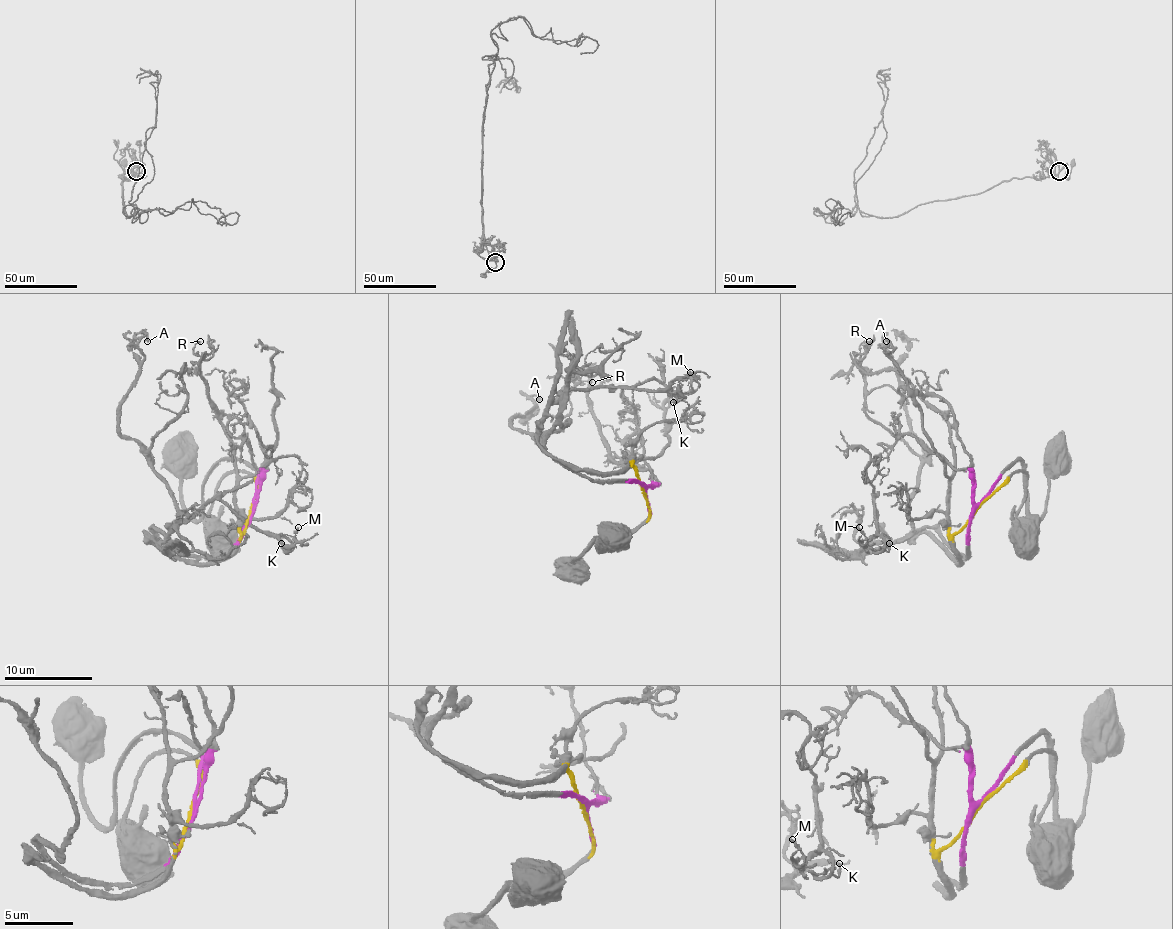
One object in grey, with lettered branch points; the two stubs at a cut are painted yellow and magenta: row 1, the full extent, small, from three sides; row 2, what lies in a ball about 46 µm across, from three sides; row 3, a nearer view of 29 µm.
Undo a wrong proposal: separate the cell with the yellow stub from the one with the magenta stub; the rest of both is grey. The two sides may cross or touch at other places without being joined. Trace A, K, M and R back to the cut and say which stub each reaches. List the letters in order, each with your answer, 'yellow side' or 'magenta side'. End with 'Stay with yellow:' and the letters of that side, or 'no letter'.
A: magenta side
K: yellow side
M: yellow side
R: yellow side
Stay with yellow: K, M, R

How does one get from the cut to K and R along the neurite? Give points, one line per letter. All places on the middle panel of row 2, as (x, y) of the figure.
K: (643, 490), (630, 466), (577, 470), (555, 459), (538, 442), (538, 426), (573, 389), (683, 393), (672, 402)
R: (643, 490), (632, 464), (615, 459), (588, 407), (593, 369), (586, 373), (593, 382)

